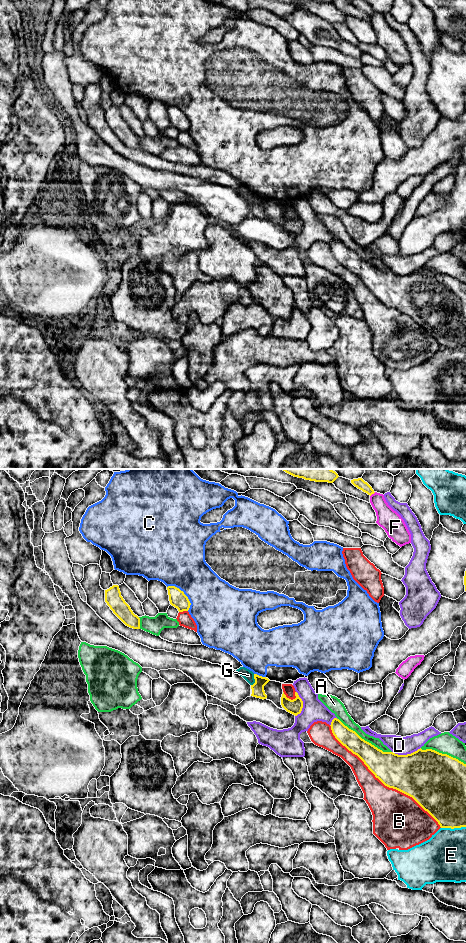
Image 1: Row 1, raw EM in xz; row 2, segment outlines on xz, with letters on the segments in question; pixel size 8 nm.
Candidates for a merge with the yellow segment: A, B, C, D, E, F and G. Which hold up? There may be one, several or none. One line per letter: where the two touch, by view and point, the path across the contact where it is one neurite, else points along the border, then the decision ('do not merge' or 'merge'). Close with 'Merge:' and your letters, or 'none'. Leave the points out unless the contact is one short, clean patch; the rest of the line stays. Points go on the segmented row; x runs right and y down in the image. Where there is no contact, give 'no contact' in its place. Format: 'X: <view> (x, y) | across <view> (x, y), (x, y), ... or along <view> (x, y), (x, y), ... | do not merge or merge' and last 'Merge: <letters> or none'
A: xz (364, 740) | do not merge
B: xz (382, 782) | do not merge
C: xz (183, 593) | do not merge
D: xz (407, 754) | do not merge
E: xz (453, 828) | do not merge
F: xz (372, 493) | do not merge
G: xz (255, 680) | do not merge
Merge: none

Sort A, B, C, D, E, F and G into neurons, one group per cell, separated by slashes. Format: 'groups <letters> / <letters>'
groups A / B / C / D / E / F / G

